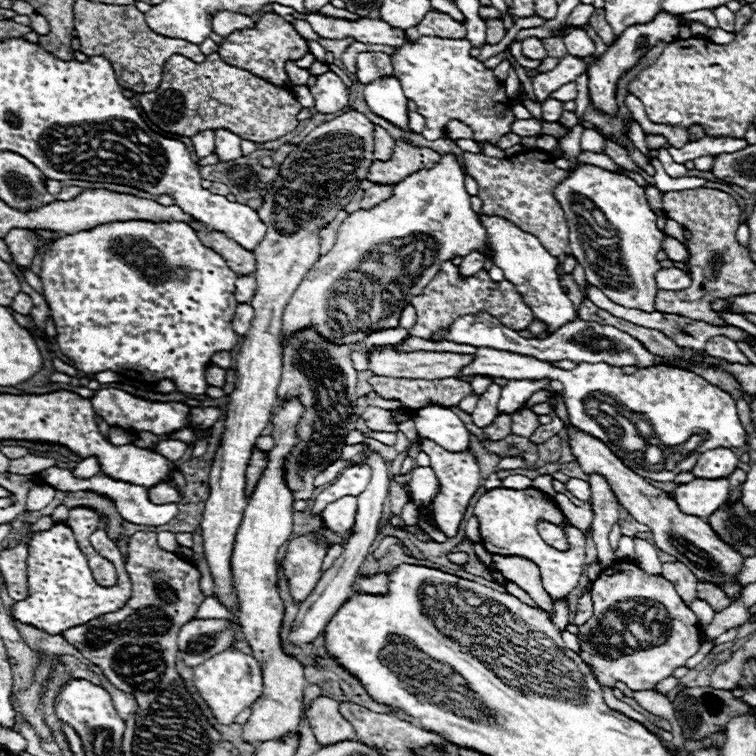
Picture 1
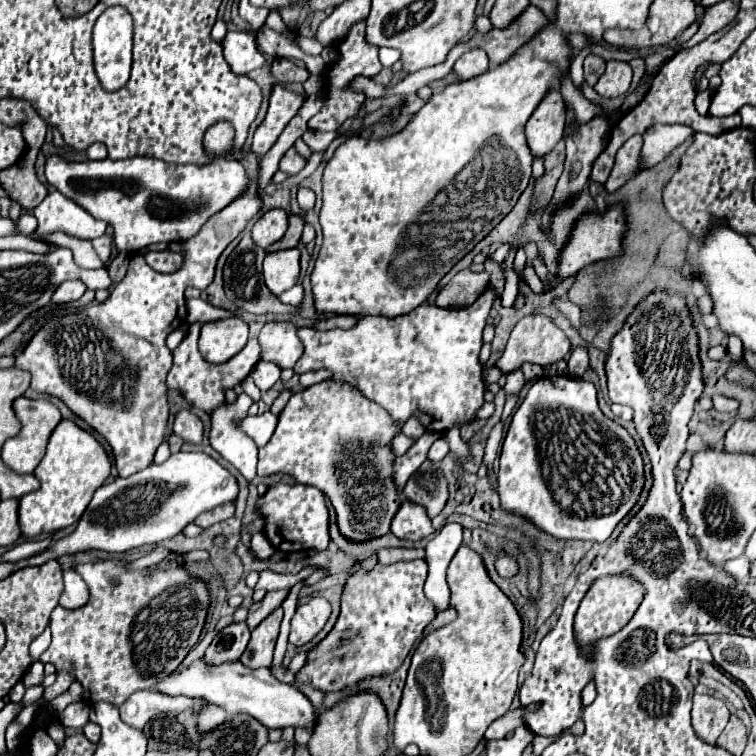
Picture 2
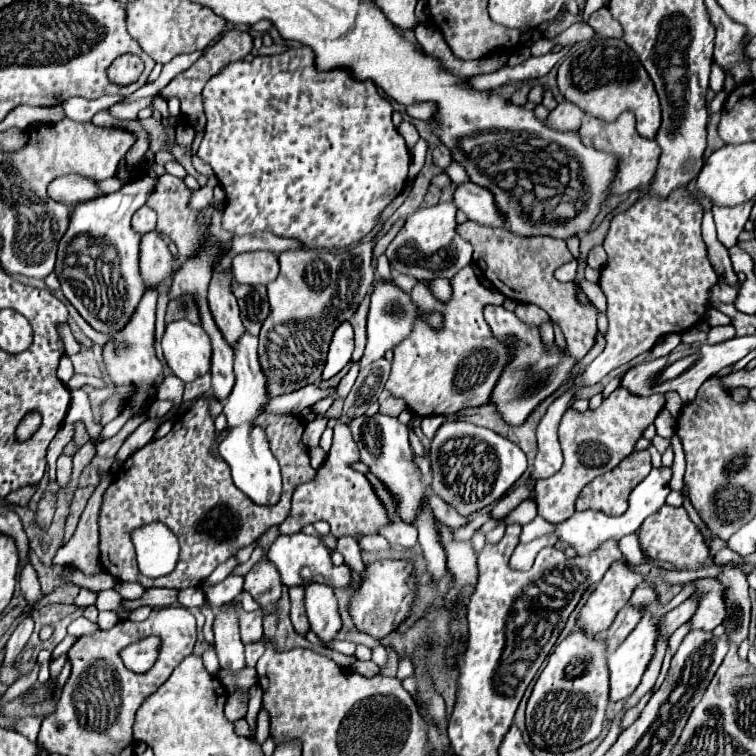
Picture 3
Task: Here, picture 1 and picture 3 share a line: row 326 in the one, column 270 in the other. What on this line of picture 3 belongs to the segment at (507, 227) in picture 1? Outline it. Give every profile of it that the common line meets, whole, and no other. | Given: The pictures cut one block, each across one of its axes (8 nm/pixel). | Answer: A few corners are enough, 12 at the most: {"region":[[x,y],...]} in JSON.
{"region":[[278,536],[266,554],[282,582],[352,584],[320,536]]}

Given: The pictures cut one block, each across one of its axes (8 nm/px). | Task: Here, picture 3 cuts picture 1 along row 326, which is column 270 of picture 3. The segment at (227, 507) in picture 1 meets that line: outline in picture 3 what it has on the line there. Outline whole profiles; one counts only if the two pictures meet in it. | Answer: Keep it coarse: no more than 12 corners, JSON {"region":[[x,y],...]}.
{"region":[[270,250],[236,254],[240,284],[270,284],[280,272]]}

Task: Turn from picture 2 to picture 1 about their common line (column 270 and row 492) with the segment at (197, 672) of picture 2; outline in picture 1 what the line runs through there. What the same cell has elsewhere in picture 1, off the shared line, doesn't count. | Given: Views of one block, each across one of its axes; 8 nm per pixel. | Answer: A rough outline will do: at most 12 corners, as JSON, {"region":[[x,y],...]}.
{"region":[[726,478],[674,488],[684,514],[706,518],[730,494]]}

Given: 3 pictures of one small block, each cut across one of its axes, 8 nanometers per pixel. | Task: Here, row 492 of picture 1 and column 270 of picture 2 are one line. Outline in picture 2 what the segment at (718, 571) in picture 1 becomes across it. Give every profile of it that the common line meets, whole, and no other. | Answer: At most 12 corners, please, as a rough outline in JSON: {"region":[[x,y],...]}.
{"region":[[282,608],[258,628],[240,656],[248,668],[270,668]]}

